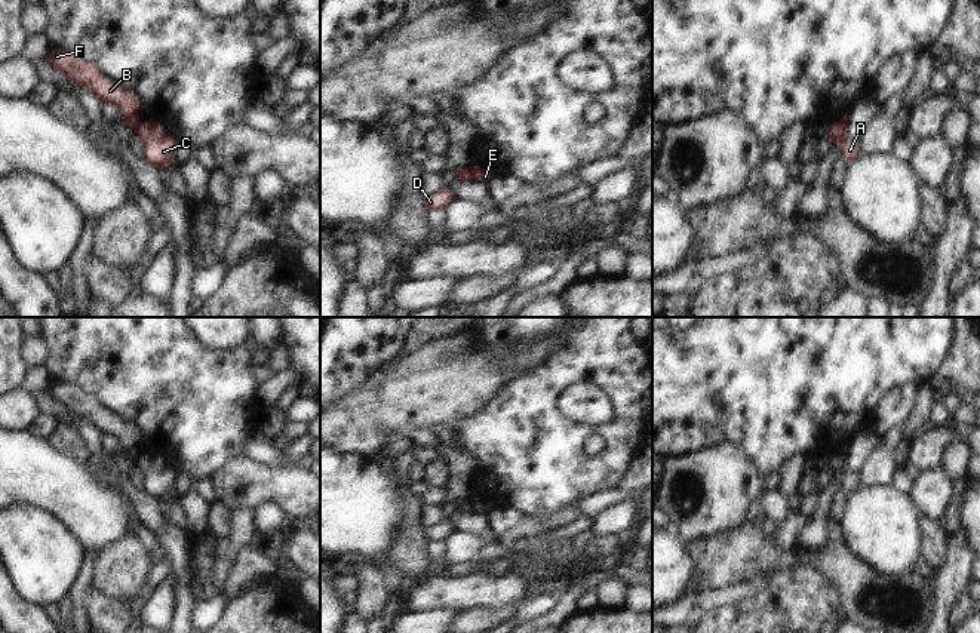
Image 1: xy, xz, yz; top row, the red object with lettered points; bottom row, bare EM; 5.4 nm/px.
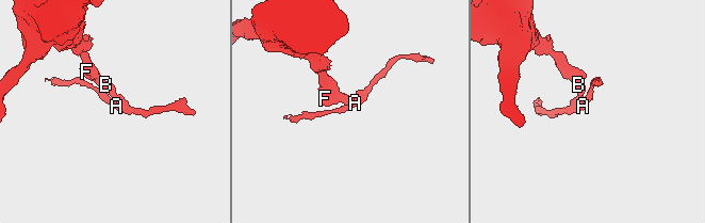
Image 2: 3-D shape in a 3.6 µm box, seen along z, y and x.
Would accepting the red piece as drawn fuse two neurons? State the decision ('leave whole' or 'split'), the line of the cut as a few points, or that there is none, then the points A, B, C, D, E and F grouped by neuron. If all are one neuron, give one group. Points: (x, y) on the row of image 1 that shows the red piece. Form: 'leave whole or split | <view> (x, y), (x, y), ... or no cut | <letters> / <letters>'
split | xz (469, 168), (473, 178) | A C D E / B F

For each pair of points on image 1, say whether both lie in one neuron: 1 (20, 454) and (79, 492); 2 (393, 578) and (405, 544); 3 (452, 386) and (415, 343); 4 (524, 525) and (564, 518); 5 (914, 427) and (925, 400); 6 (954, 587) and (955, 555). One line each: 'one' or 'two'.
1: one
2: two
3: two
4: one
5: one
6: one

